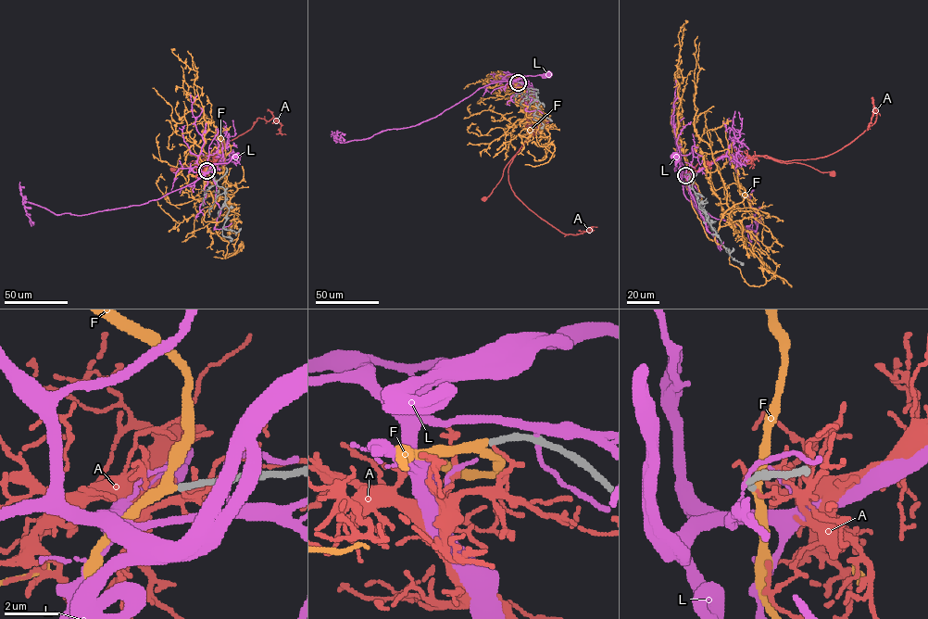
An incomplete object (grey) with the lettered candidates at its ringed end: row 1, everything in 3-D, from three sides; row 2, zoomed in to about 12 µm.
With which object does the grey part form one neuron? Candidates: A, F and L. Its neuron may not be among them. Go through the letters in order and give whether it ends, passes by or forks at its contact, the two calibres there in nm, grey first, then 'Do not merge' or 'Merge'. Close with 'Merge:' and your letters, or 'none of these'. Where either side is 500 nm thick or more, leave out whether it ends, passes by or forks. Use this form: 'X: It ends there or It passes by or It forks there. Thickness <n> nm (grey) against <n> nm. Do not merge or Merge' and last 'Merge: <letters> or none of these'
A: It passes by. Thickness 260 nm (grey) against 60 nm. Do not merge
F: It passes by. Thickness 240 nm (grey) against 320 nm. Merge
L: It passes by. Thickness 220 nm (grey) against 130 nm. Do not merge
Merge: F

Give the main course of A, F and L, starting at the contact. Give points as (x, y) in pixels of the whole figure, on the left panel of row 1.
A: (206, 170), (215, 155), (218, 156), (193, 160), (181, 169), (172, 170)
F: (206, 170), (204, 191), (213, 201), (204, 220), (220, 221), (230, 198), (222, 145), (195, 103), (193, 60)
L: (208, 170), (194, 171), (192, 168), (227, 163), (237, 156)

